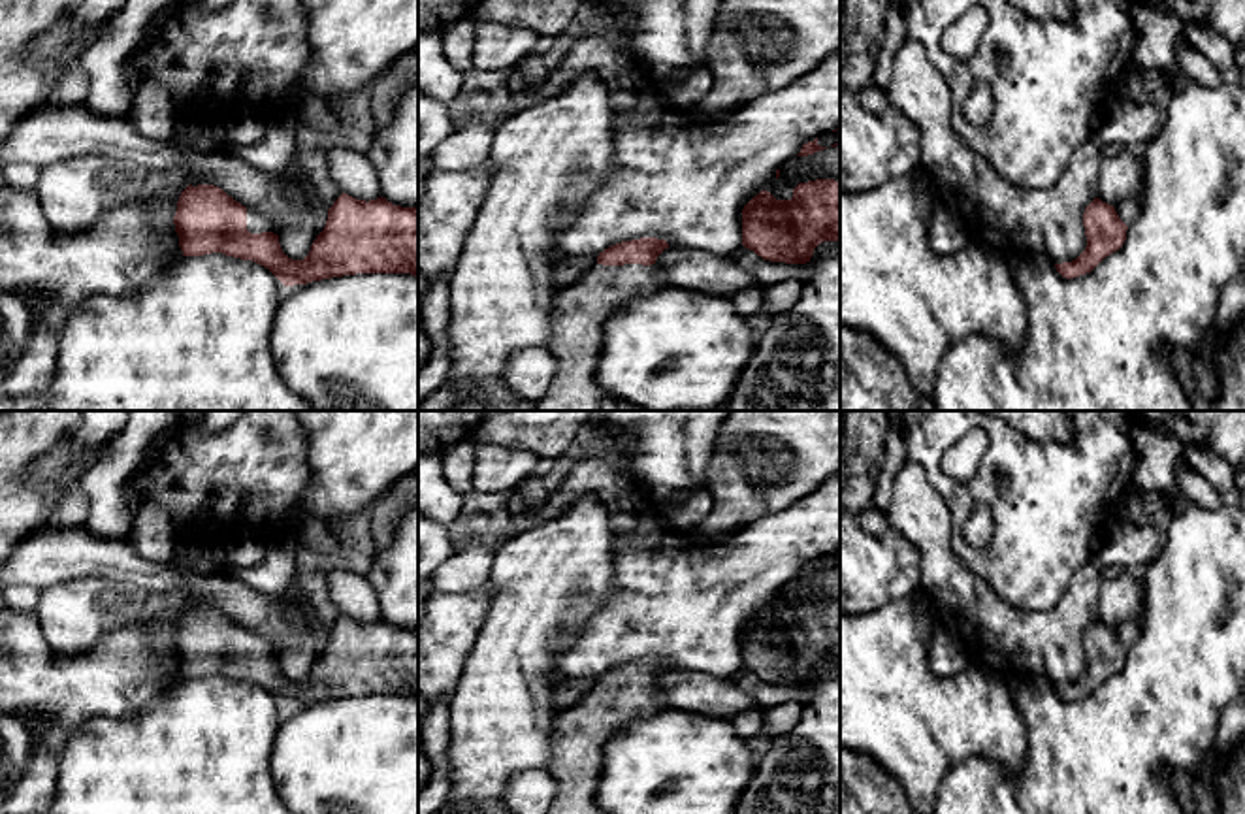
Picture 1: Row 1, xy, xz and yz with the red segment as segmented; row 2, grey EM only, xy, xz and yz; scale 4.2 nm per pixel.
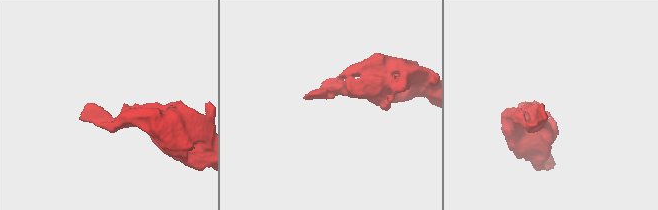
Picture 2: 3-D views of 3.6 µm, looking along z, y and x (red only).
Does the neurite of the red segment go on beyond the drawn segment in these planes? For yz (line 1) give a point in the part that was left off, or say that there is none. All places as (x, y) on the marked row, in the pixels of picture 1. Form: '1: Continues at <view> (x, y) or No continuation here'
1: Continues at yz (1129, 210)

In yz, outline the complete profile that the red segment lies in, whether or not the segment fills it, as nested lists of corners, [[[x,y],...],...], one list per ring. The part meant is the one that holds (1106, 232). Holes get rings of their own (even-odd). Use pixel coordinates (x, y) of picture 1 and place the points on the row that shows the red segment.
[[[1141,192],[1117,207],[1094,198],[1083,213],[1085,251],[1072,262],[1055,264],[1057,271],[1066,279],[1091,273],[1106,256],[1123,247],[1126,230],[1140,217],[1140,209]]]

